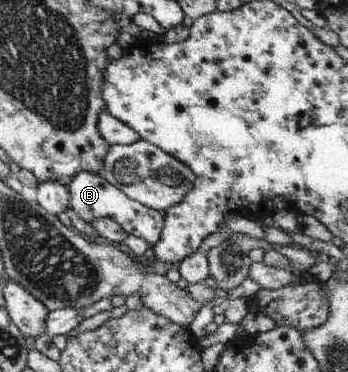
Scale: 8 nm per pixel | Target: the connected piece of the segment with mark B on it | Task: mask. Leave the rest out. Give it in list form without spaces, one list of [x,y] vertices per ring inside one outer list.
[[[79,171],[68,185],[69,206],[85,223],[91,223],[93,219],[111,218],[124,229],[125,233],[141,237],[143,241],[152,246],[158,241],[162,230],[162,212],[147,209],[141,203],[129,199],[113,184],[107,183],[100,174]]]

